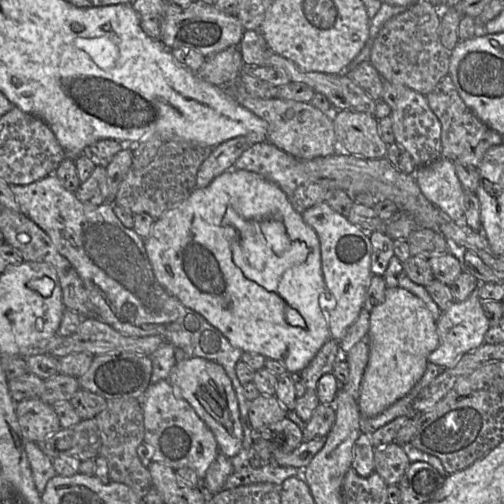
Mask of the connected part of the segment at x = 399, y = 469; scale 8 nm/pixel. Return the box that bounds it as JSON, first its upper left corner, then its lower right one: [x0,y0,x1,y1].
[374,442,410,485]

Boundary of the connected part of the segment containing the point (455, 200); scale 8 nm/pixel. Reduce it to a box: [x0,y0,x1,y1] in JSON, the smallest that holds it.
[415,157,465,226]

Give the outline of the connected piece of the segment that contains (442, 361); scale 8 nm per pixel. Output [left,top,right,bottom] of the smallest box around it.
[428,287,490,368]

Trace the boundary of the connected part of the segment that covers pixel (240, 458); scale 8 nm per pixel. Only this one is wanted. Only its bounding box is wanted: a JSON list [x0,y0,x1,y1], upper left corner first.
[10,174,303,490]

